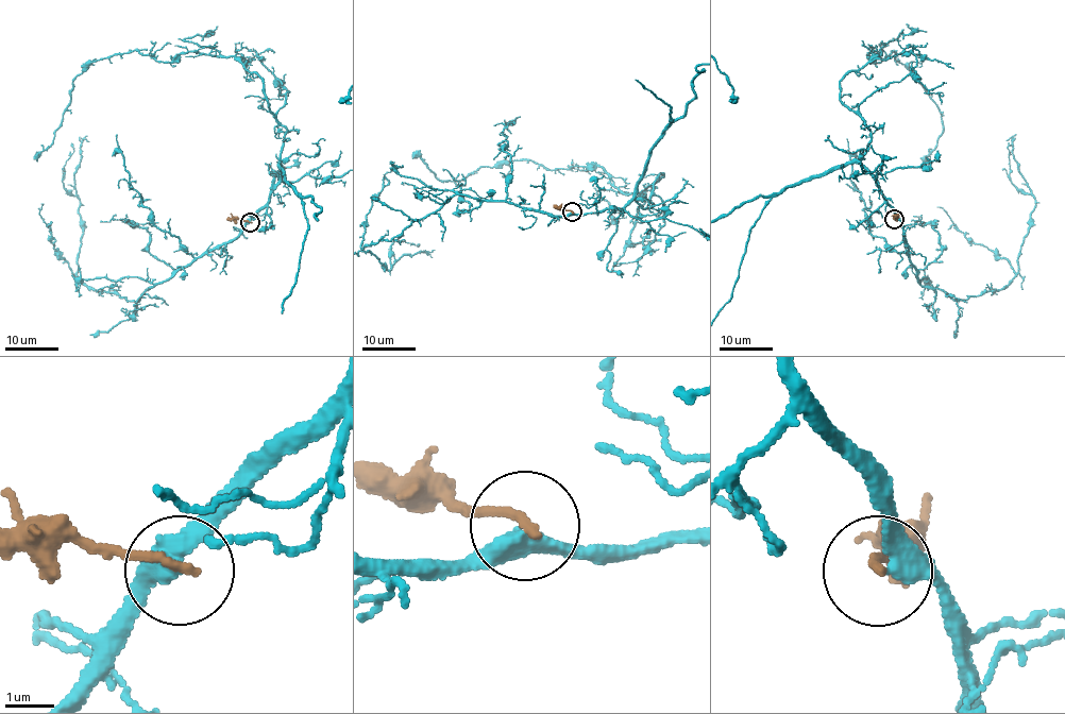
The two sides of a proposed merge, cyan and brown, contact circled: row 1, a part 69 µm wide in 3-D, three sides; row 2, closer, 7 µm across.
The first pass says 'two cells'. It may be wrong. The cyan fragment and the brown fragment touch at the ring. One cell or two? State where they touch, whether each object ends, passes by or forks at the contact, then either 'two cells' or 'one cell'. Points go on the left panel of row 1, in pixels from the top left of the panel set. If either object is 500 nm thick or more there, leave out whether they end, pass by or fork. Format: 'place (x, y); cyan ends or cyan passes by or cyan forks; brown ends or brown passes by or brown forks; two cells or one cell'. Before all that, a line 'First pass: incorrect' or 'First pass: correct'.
First pass: incorrect
place (250, 222); cyan passes by; brown ends; one cell

